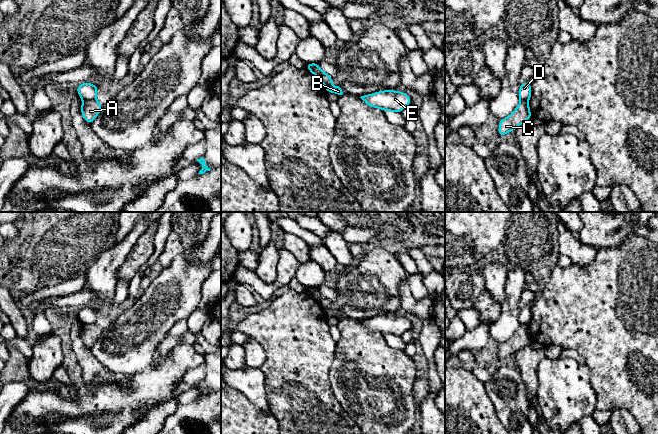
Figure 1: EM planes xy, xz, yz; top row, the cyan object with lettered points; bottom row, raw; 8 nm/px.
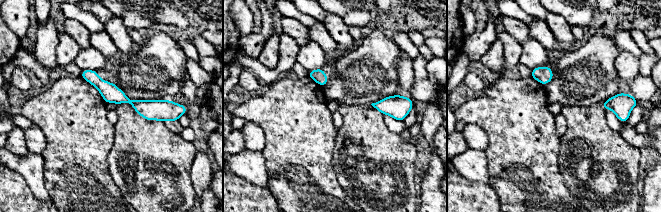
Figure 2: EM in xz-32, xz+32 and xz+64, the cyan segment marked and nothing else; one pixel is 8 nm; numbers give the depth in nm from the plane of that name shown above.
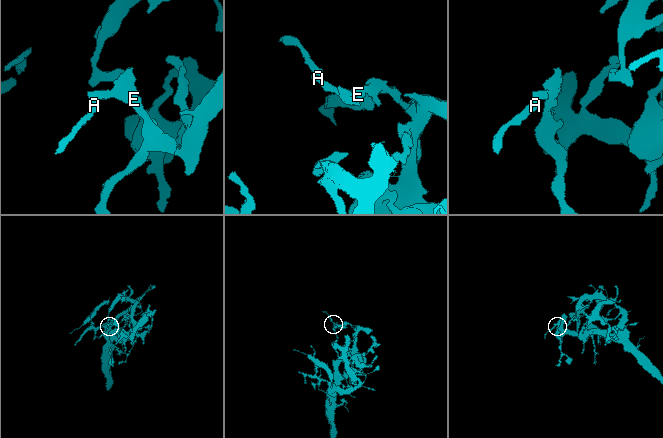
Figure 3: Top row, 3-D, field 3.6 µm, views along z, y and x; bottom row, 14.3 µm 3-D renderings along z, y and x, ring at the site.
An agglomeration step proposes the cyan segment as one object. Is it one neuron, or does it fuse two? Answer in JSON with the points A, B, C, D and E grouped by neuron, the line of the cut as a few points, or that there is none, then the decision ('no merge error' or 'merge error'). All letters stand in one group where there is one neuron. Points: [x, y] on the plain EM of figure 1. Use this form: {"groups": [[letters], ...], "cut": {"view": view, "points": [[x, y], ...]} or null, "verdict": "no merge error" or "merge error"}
{"groups": [["A", "C"], ["B", "D", "E"]], "cut": {"view": "xz", "points": [[310, 287], [310, 290], [318, 298], [322, 296]]}, "verdict": "merge error"}

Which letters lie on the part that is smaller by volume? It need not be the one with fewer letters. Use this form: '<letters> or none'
A, C

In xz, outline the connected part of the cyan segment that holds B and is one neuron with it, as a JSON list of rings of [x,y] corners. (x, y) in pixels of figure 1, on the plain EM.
[[[306,287],[306,292],[321,305],[321,307],[326,312],[327,317],[335,317],[335,318],[338,318],[338,319],[343,318],[343,316],[342,316],[342,314],[339,310],[332,310],[331,309],[331,307],[333,305],[331,299],[329,299],[327,297],[324,297],[324,296],[322,296],[320,299],[318,299],[314,295],[314,293],[310,290],[310,288],[311,287]]]

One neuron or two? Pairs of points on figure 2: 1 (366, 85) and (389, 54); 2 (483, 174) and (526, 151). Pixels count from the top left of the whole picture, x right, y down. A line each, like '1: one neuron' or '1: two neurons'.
1: one neuron
2: two neurons

